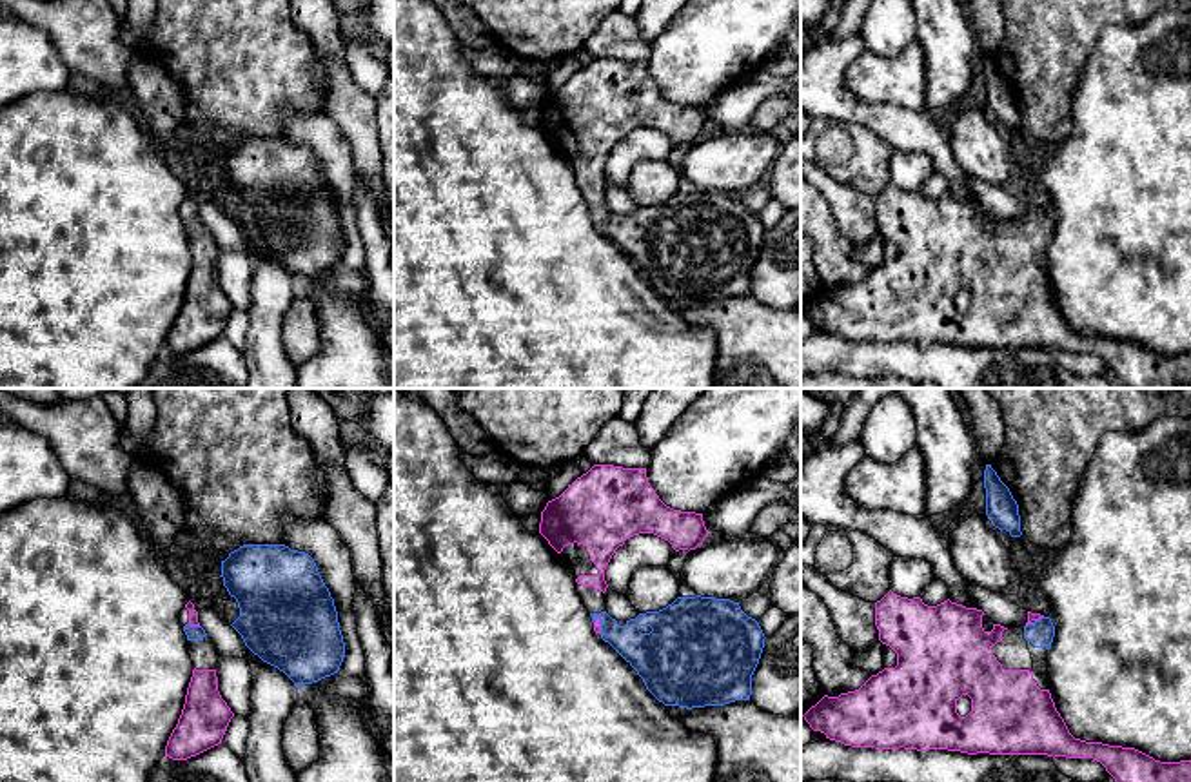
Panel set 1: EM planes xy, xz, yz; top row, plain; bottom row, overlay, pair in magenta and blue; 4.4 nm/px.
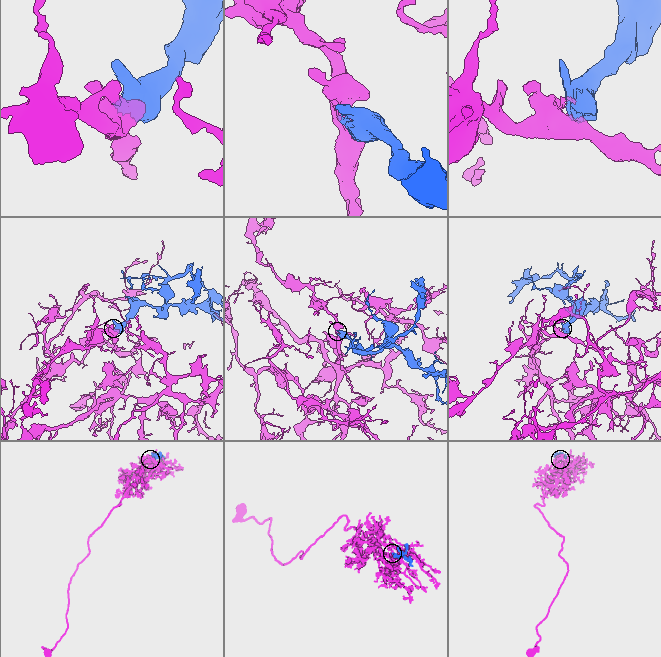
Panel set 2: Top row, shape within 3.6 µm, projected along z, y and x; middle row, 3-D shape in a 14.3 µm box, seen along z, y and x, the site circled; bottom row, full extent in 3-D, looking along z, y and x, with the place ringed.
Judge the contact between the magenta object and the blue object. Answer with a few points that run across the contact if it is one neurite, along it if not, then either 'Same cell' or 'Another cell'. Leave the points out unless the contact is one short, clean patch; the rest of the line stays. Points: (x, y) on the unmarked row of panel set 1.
Same cell

